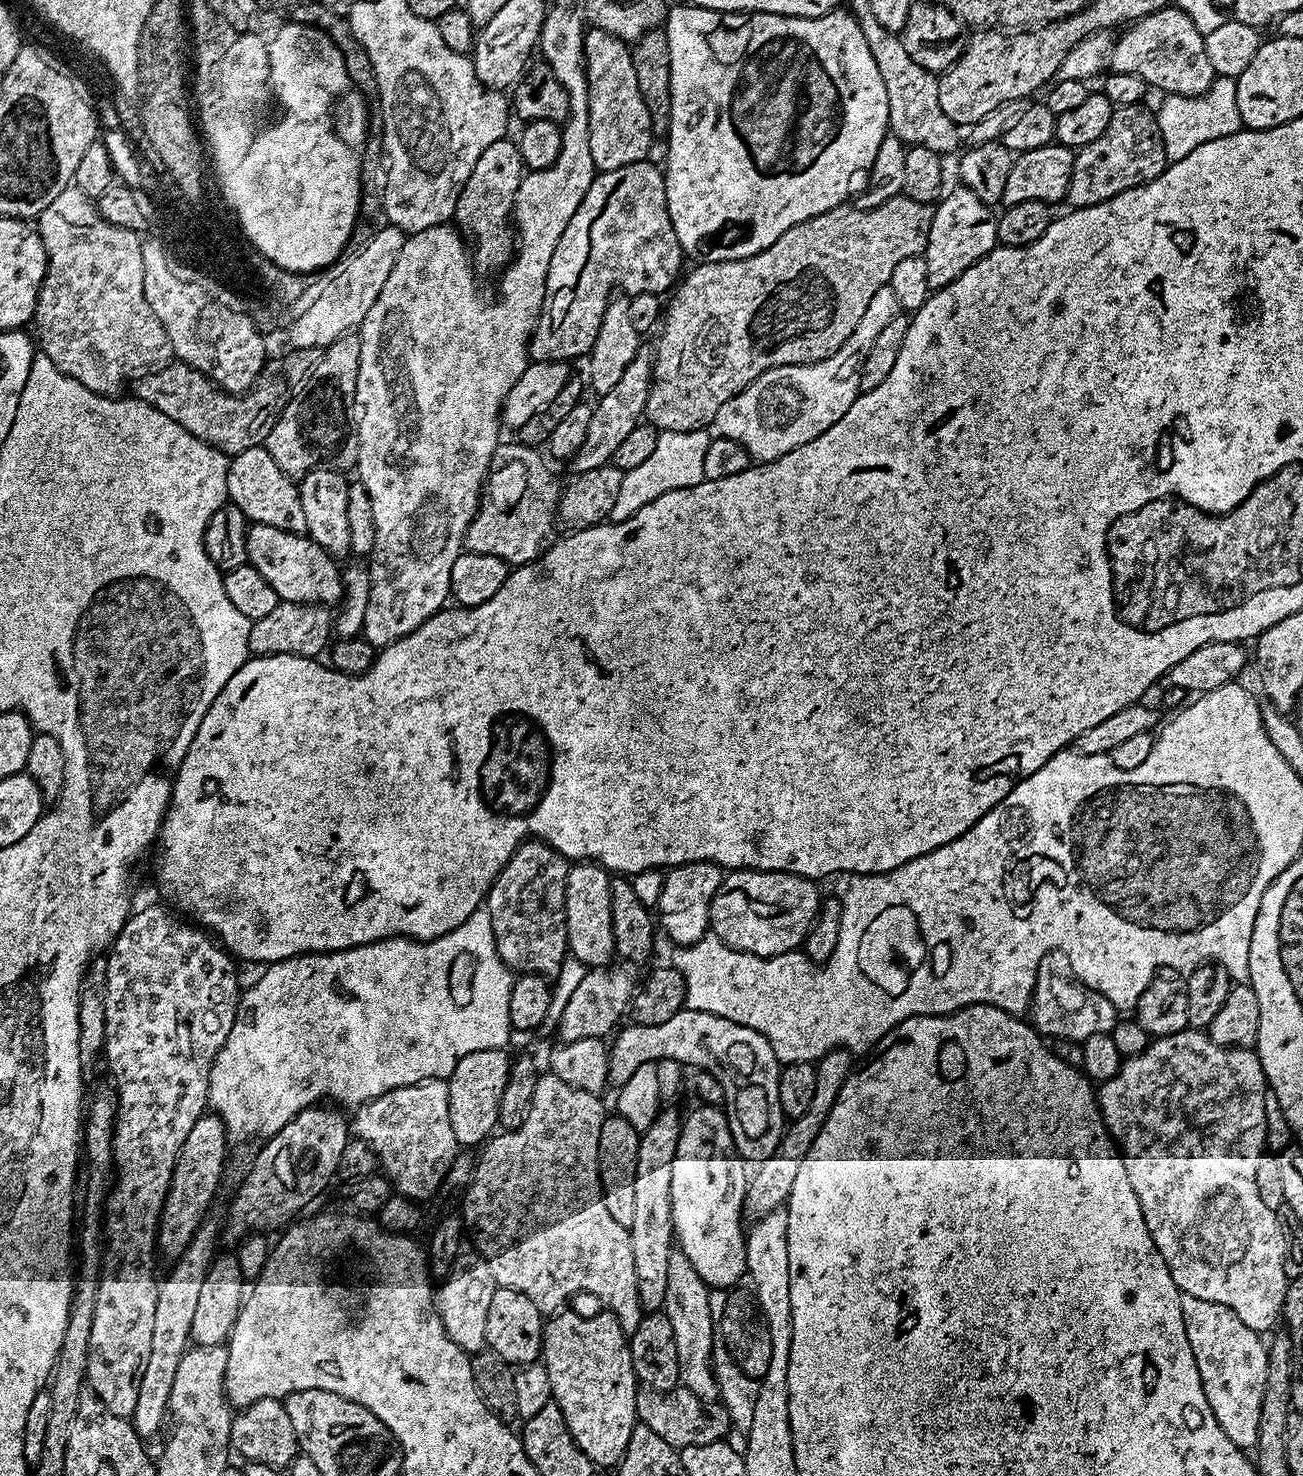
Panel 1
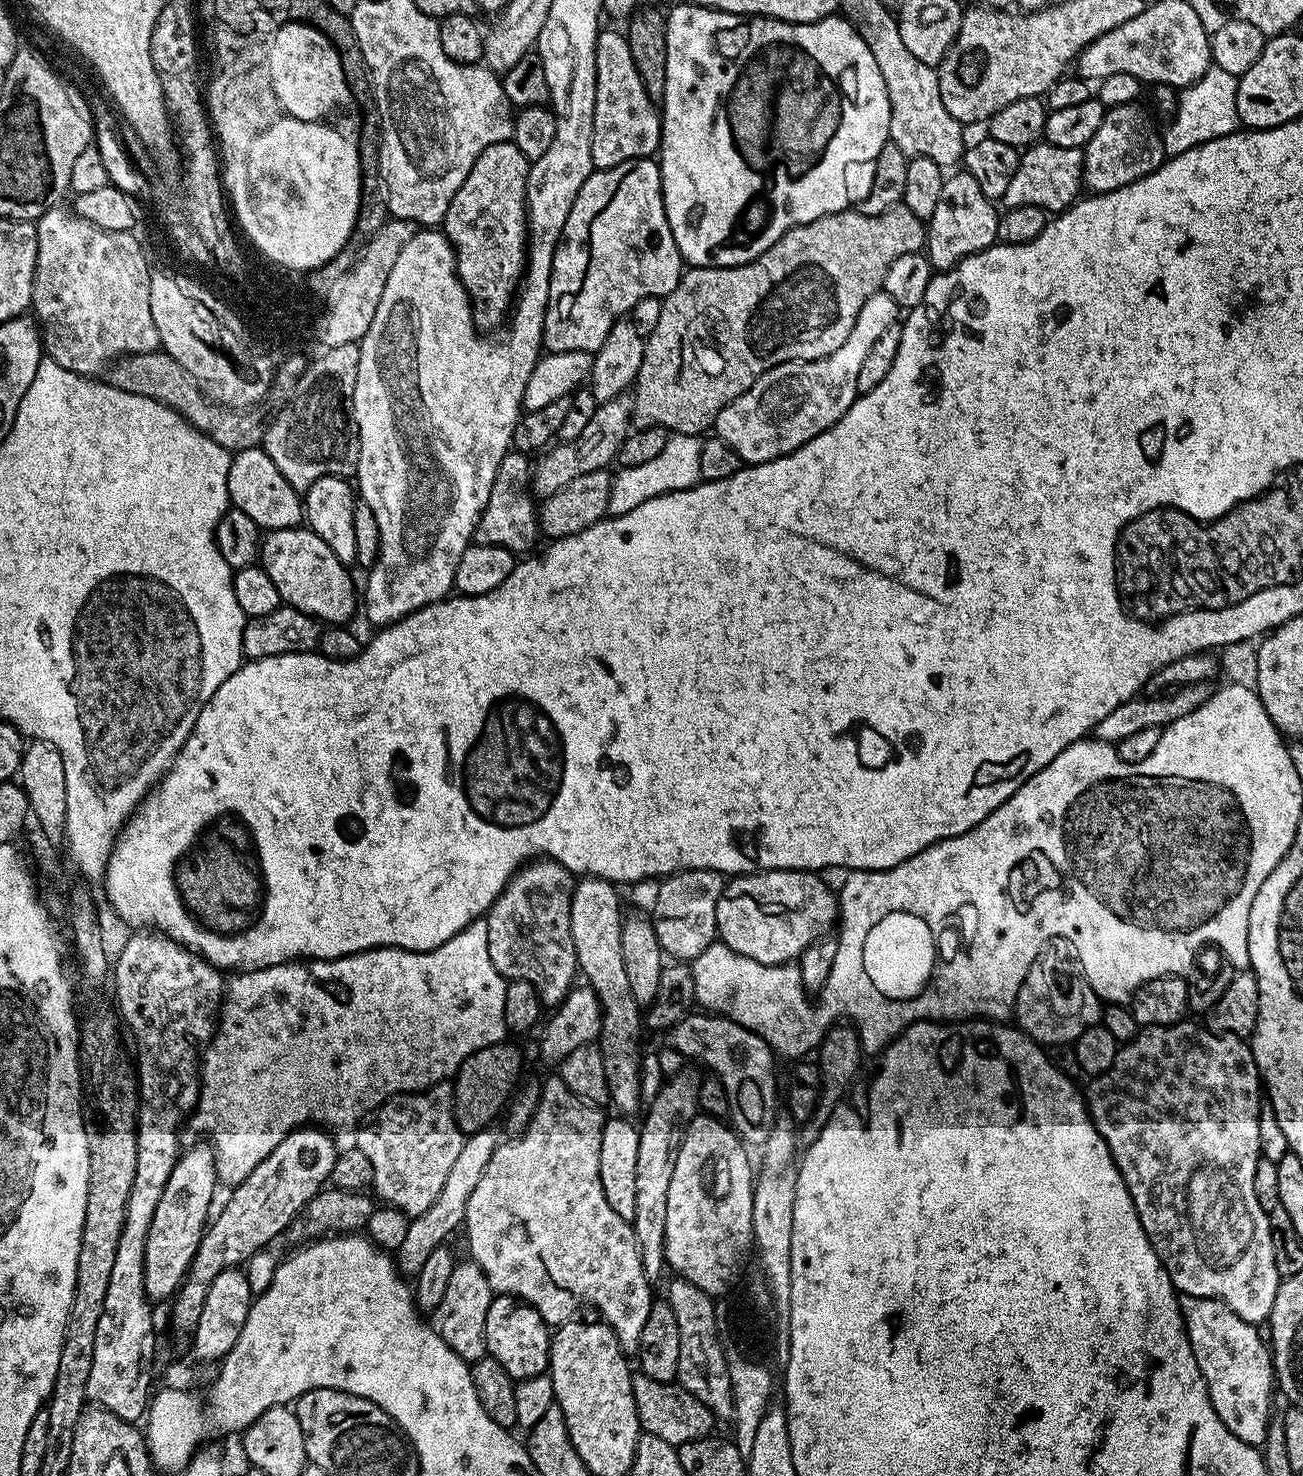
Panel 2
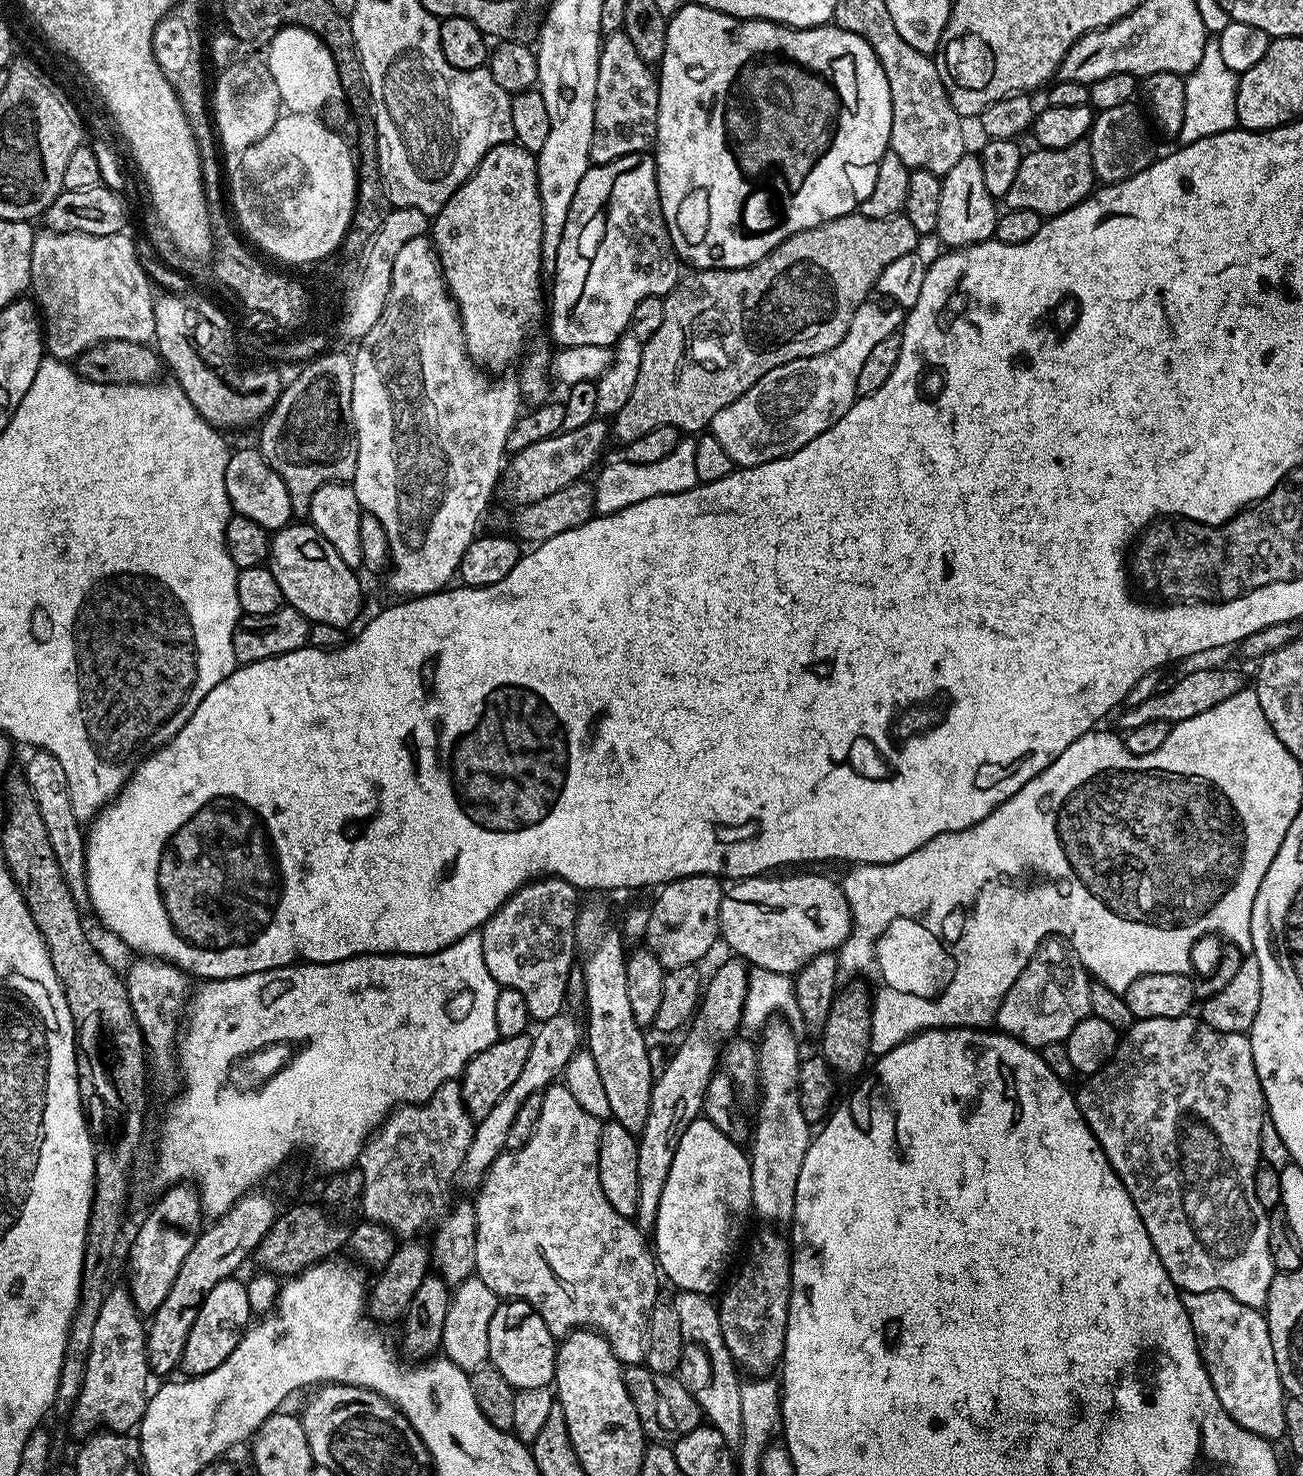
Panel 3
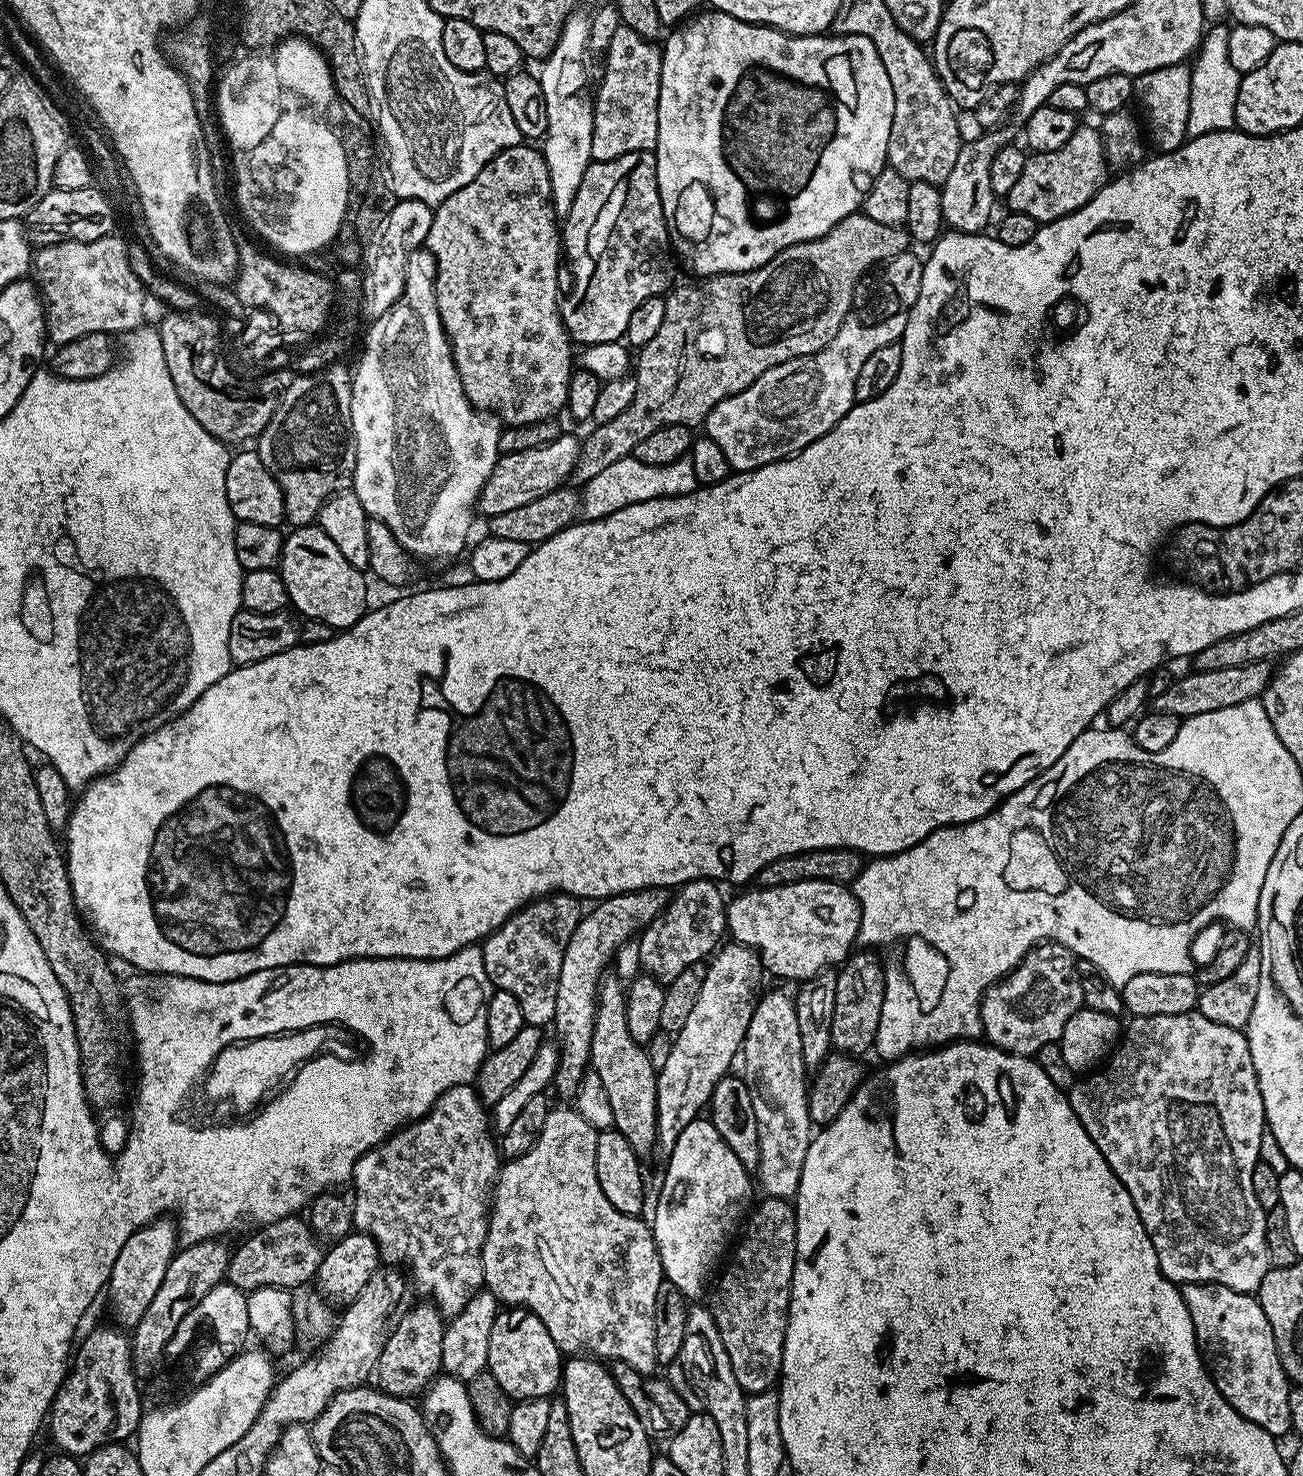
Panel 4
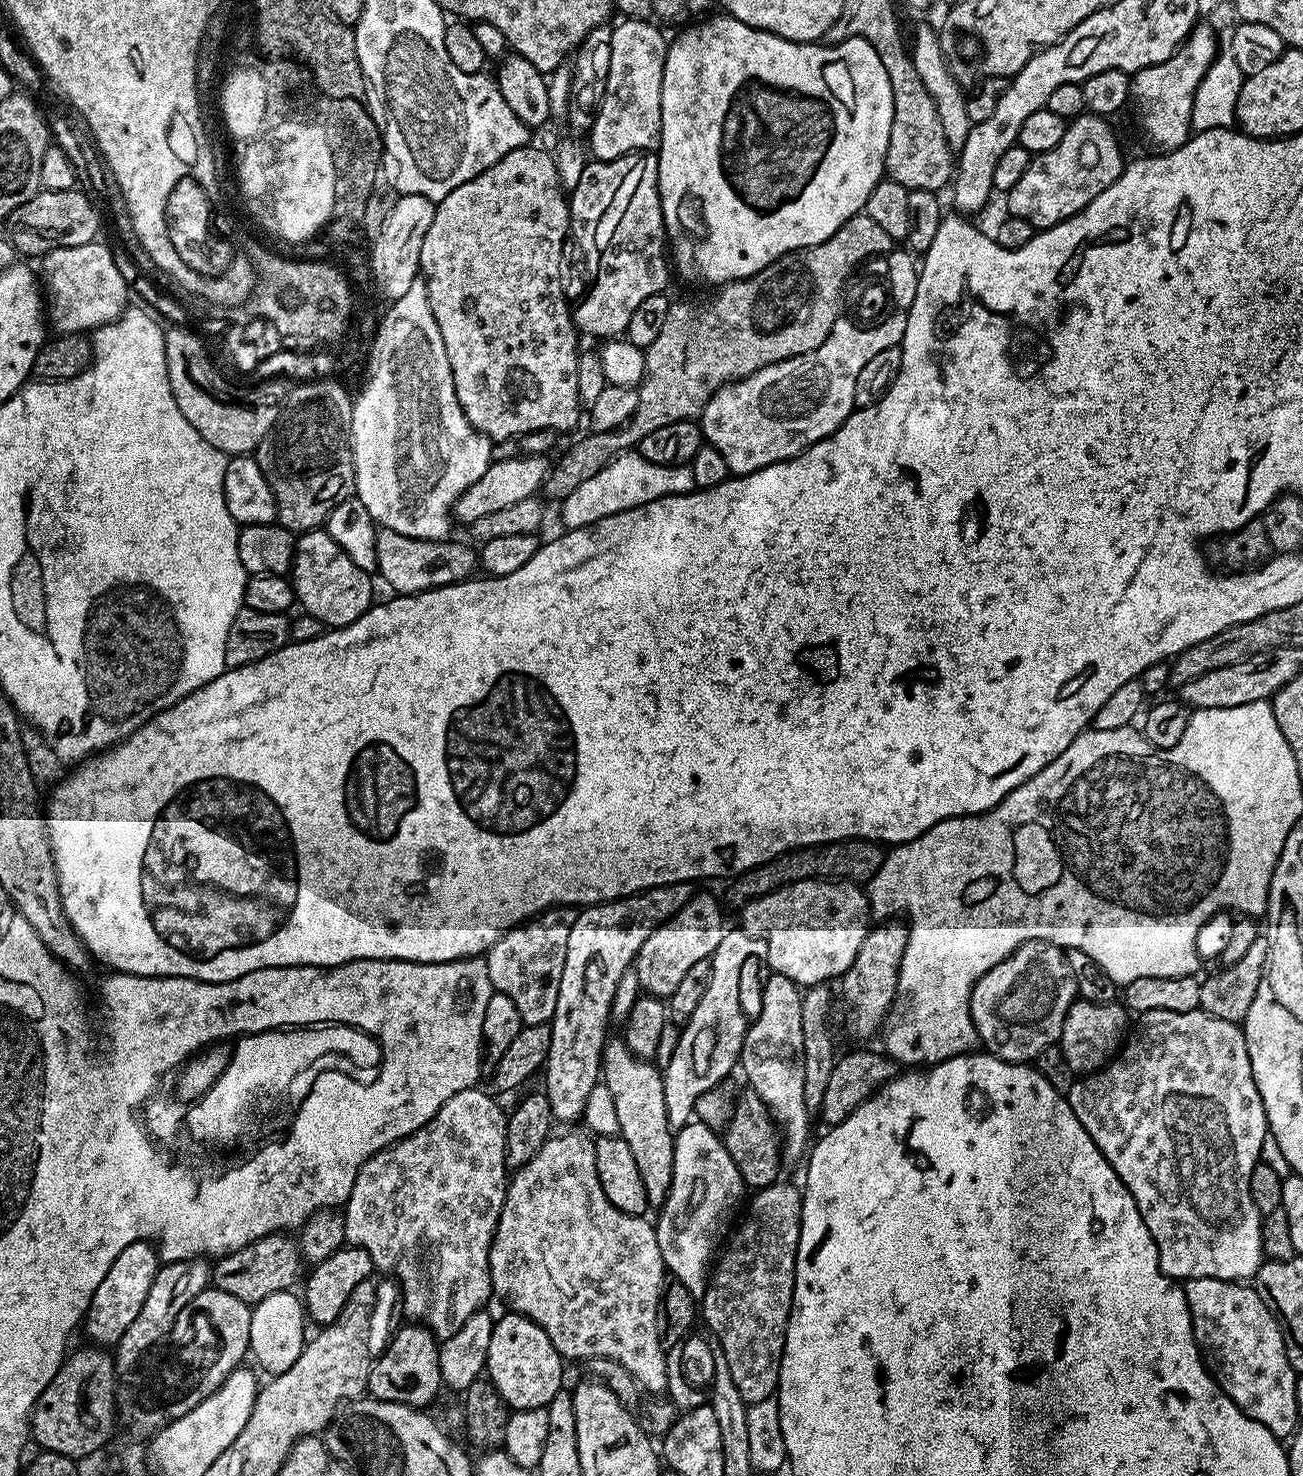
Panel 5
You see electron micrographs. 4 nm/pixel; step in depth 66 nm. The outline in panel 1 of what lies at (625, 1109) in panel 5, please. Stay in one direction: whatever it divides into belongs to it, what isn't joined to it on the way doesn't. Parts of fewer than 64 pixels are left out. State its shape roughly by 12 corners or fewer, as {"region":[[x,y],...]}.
{"region":[[599,862],[566,874],[571,959],[616,956],[612,876]]}

